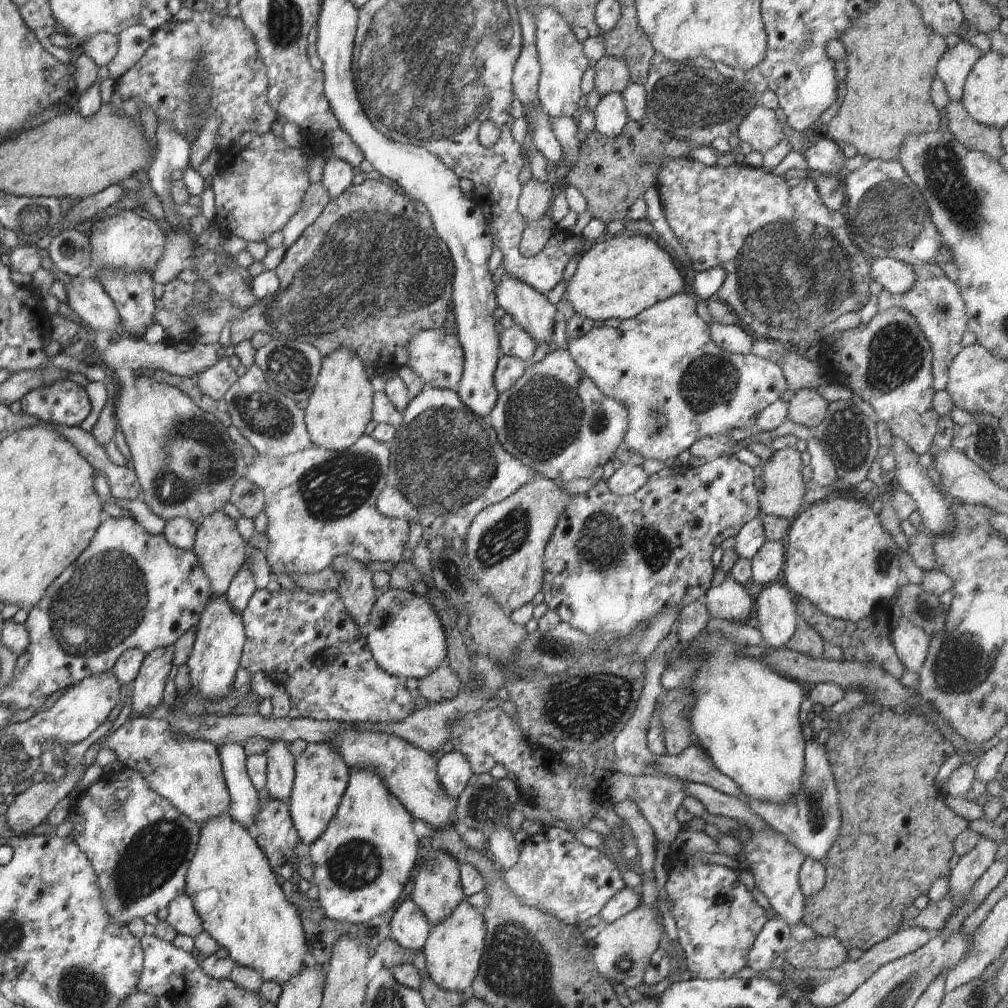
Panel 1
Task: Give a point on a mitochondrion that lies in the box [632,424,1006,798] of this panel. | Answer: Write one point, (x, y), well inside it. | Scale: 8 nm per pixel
(962, 661)

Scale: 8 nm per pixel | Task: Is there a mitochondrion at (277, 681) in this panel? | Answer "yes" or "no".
no

